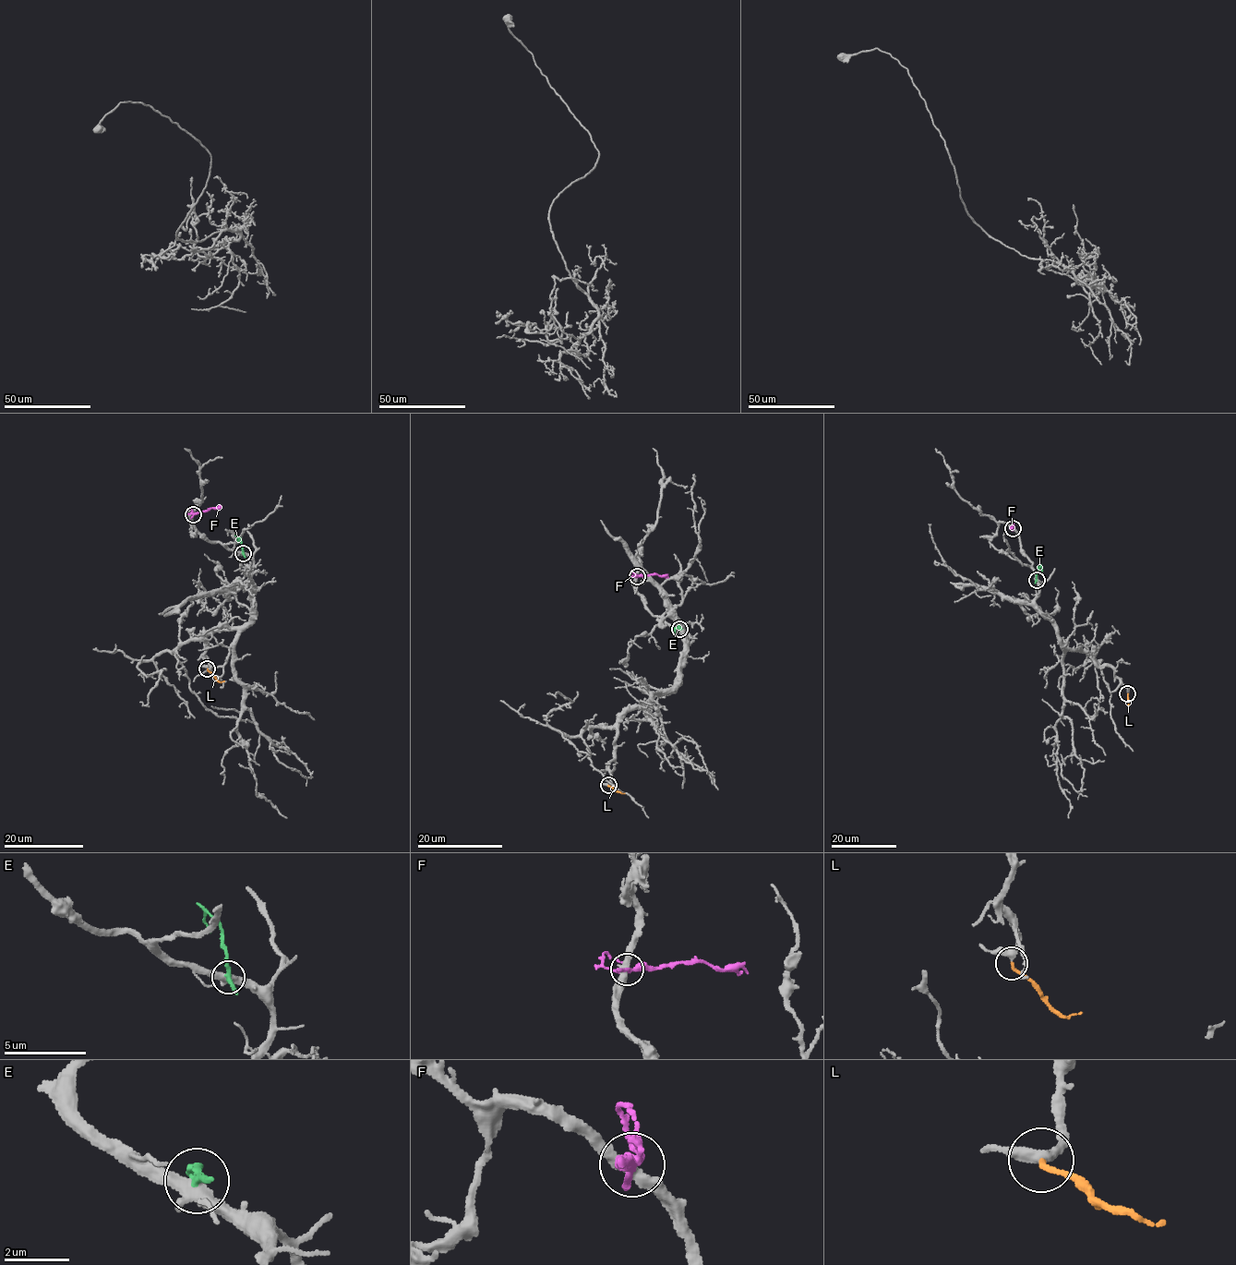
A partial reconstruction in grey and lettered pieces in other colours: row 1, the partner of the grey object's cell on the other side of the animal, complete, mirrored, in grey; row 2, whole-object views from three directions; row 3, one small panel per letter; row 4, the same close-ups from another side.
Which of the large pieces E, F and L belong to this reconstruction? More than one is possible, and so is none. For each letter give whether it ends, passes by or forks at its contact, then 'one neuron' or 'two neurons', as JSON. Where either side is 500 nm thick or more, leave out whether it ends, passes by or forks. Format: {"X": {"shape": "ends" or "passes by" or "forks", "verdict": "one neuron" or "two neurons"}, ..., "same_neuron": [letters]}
{"E": {"shape": "ends", "verdict": "two neurons"}, "F": {"shape": "forks", "verdict": "two neurons"}, "L": {"shape": "ends", "verdict": "one neuron"}, "same_neuron": ["L"]}

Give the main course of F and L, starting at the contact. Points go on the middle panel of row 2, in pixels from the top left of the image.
F: (637, 576), (656, 574), (668, 577)
L: (608, 785), (624, 793)

